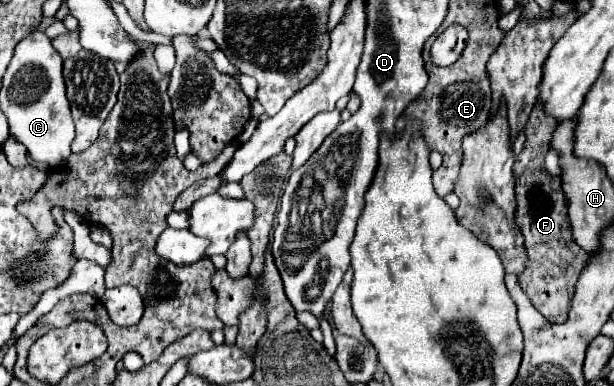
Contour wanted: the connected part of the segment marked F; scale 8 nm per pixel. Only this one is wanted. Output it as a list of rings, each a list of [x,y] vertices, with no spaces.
[[[534,104],[532,114],[526,124],[526,146],[516,156],[514,178],[516,178],[516,196],[518,196],[518,214],[516,224],[524,230],[528,266],[518,276],[520,288],[528,294],[532,306],[552,324],[566,322],[570,312],[570,300],[574,296],[576,282],[588,260],[586,252],[574,244],[570,232],[570,218],[566,210],[566,200],[560,188],[560,180],[552,178],[544,168],[544,156],[550,148],[550,138],[554,130],[554,120],[542,112],[542,104]]]

